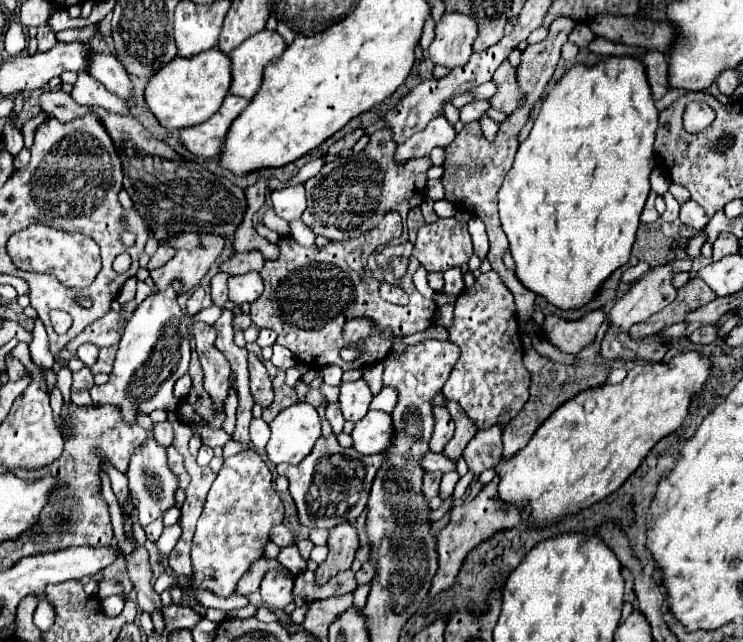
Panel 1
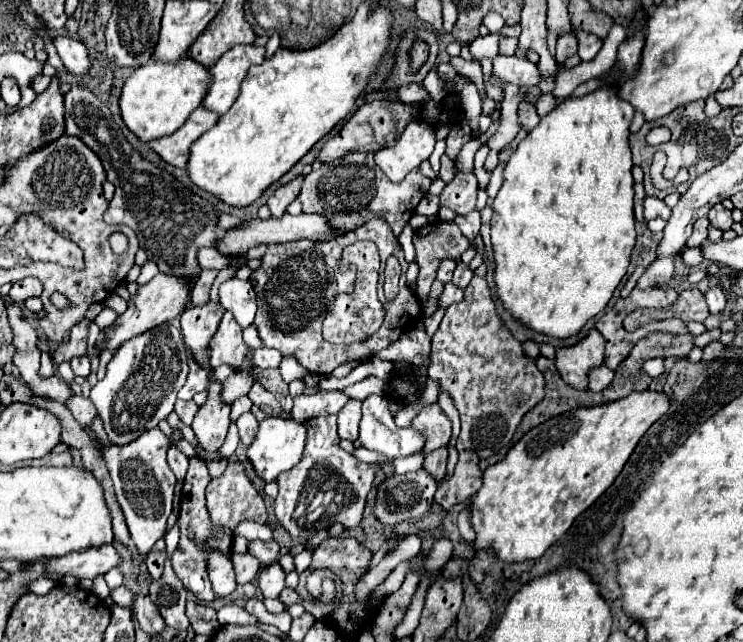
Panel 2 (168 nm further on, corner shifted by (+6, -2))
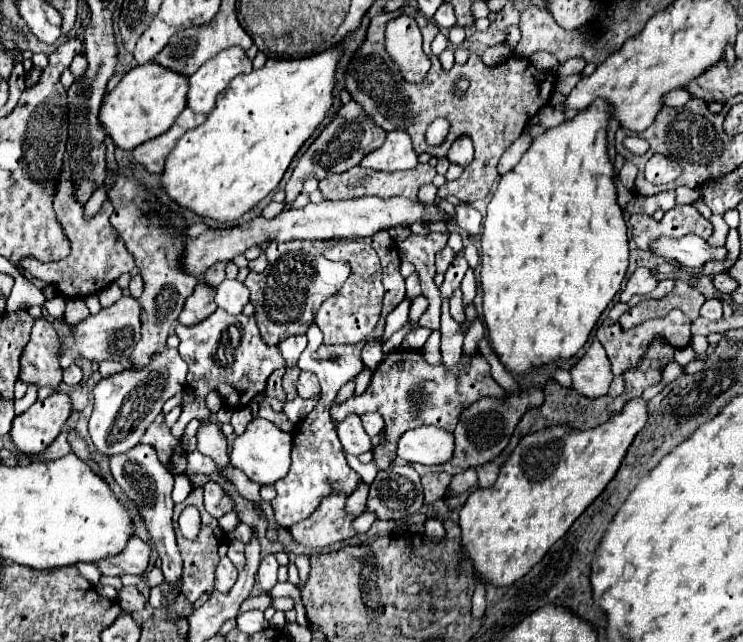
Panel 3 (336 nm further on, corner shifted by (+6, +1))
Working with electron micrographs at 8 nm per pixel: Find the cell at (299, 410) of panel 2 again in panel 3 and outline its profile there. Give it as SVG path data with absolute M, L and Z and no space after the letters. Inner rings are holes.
M475 356L471 360L469 368L461 368L461 364L459 364L449 372L443 364L441 366L429 366L425 362L425 358L401 360L397 370L393 370L393 368L389 372L375 370L369 388L361 396L351 396L349 400L345 400L341 404L333 402L331 404L331 416L335 420L343 420L349 412L355 412L359 416L365 412L379 412L383 416L389 442L385 448L375 448L375 458L377 458L379 470L383 470L389 466L391 456L395 456L395 442L399 440L399 436L405 430L411 430L411 428L417 428L423 424L435 424L443 430L453 432L457 420L449 420L449 416L471 406L475 400L479 400L483 396L501 398L503 388L493 380L489 368L491 368L489 362L483 360L481 356ZM459 392L463 398L457 398Z

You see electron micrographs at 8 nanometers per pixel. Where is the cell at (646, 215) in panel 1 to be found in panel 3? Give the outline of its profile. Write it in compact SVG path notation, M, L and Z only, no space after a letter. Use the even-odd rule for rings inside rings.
M625 162L625 166L619 170L619 178L621 178L621 184L623 184L627 190L633 190L635 176L637 176L637 168L635 168L631 162Z

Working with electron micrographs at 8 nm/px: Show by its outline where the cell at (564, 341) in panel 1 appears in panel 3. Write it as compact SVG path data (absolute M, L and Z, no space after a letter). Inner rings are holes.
M597 338L591 342L585 356L569 370L569 374L573 378L573 388L579 394L589 398L607 394L613 374L611 374L609 358Z

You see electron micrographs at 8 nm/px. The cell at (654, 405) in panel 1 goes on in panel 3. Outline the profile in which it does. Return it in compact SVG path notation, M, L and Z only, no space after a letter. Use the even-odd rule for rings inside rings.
M633 398L633 400L629 400L625 406L623 406L623 410L621 412L617 412L617 414L613 414L613 416L609 416L609 420L607 422L603 422L601 426L597 426L597 428L589 428L589 430L573 430L571 426L565 426L565 424L561 424L561 426L549 426L549 428L545 428L545 430L539 430L537 434L529 434L529 436L523 436L521 440L519 440L519 444L515 446L515 450L509 454L509 458L501 464L501 468L499 468L499 478L497 478L497 482L491 486L491 488L477 488L475 492L471 492L471 496L467 498L467 502L465 502L465 506L461 508L461 512L459 512L459 526L461 526L461 546L463 546L463 552L465 552L465 556L469 554L469 558L473 558L473 566L475 566L475 570L481 574L481 578L483 580L487 580L487 582L491 582L491 584L495 584L495 586L509 586L509 584L513 584L515 580L519 580L521 576L525 576L545 554L547 554L547 550L569 530L569 526L585 512L585 508L605 490L605 486L607 486L607 482L611 482L611 478L615 476L615 472L619 470L619 466L621 466L621 460L625 458L625 454L627 454L627 448L631 446L631 442L633 442L633 438L637 436L637 432L645 426L645 422L647 422L647 402L643 400L643 398Z

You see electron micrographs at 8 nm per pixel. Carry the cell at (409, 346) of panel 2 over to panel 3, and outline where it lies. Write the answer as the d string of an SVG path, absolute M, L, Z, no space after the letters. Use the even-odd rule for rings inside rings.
M417 296L411 302L411 312L409 312L409 322L411 322L411 332L419 326L419 318L421 314L427 310L427 298L425 296Z

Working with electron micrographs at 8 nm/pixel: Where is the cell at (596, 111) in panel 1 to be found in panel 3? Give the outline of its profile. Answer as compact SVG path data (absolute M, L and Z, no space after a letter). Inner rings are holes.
M605 100L593 102L593 106L585 108L583 112L577 112L575 118L549 128L545 134L537 136L519 164L505 172L499 178L497 190L487 206L487 216L483 222L483 240L481 240L481 286L483 286L483 316L491 334L493 350L499 354L501 362L505 368L513 370L515 374L527 374L533 366L547 364L555 358L571 358L577 354L577 350L587 342L589 332L593 330L595 322L599 320L601 312L609 306L613 296L619 292L621 282L625 278L627 266L629 266L629 236L627 236L627 224L621 206L617 204L617 184L615 184L615 170L609 160L609 150L607 150L607 126L609 120L613 118L613 106Z

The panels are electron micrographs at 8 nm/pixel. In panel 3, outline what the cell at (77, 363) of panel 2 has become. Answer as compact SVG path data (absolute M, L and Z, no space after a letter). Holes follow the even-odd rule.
M77 364L69 366L67 370L63 370L63 382L65 382L65 384L69 384L69 386L79 384L79 382L81 382L81 378L83 378L83 370L81 370Z

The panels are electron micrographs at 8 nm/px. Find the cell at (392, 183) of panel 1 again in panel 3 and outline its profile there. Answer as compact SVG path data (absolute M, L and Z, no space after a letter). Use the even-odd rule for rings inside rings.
M361 164L355 166L353 170L347 170L345 174L331 174L329 178L323 178L319 182L319 190L325 200L349 200L349 198L363 198L375 194L377 198L393 198L393 196L403 196L403 198L417 198L417 190L423 184L431 184L435 178L437 170L429 164L419 164L413 170L405 172L377 172L377 170L365 170Z

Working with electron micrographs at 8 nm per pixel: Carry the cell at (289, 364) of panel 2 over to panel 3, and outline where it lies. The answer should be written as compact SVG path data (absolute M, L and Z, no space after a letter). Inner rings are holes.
M289 336L287 340L283 340L279 344L279 350L281 350L281 356L285 358L285 366L287 368L297 366L297 358L305 350L305 346L307 346L307 338L305 336Z

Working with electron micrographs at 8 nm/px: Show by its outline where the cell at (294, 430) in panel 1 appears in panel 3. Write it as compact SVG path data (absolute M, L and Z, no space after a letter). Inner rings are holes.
M253 418L245 430L245 434L237 436L233 442L231 452L231 464L237 466L247 474L249 480L257 484L275 484L277 480L285 478L291 466L291 448L293 448L293 436L289 432L279 430L273 422L263 418Z

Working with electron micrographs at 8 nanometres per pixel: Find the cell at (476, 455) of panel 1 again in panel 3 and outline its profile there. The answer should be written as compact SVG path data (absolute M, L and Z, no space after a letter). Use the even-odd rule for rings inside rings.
M469 468L469 470L463 470L461 474L455 474L451 478L451 484L449 484L447 492L451 496L459 496L459 494L463 494L467 490L473 490L473 488L477 488L477 472L475 472L475 468Z

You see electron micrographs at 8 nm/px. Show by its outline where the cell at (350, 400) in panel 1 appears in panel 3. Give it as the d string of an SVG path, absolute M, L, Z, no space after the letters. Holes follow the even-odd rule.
M349 414L345 420L341 420L337 432L339 432L339 440L341 440L341 444L343 444L347 454L359 456L359 454L363 454L363 452L373 448L371 438L363 430L361 420L359 420L357 414Z

